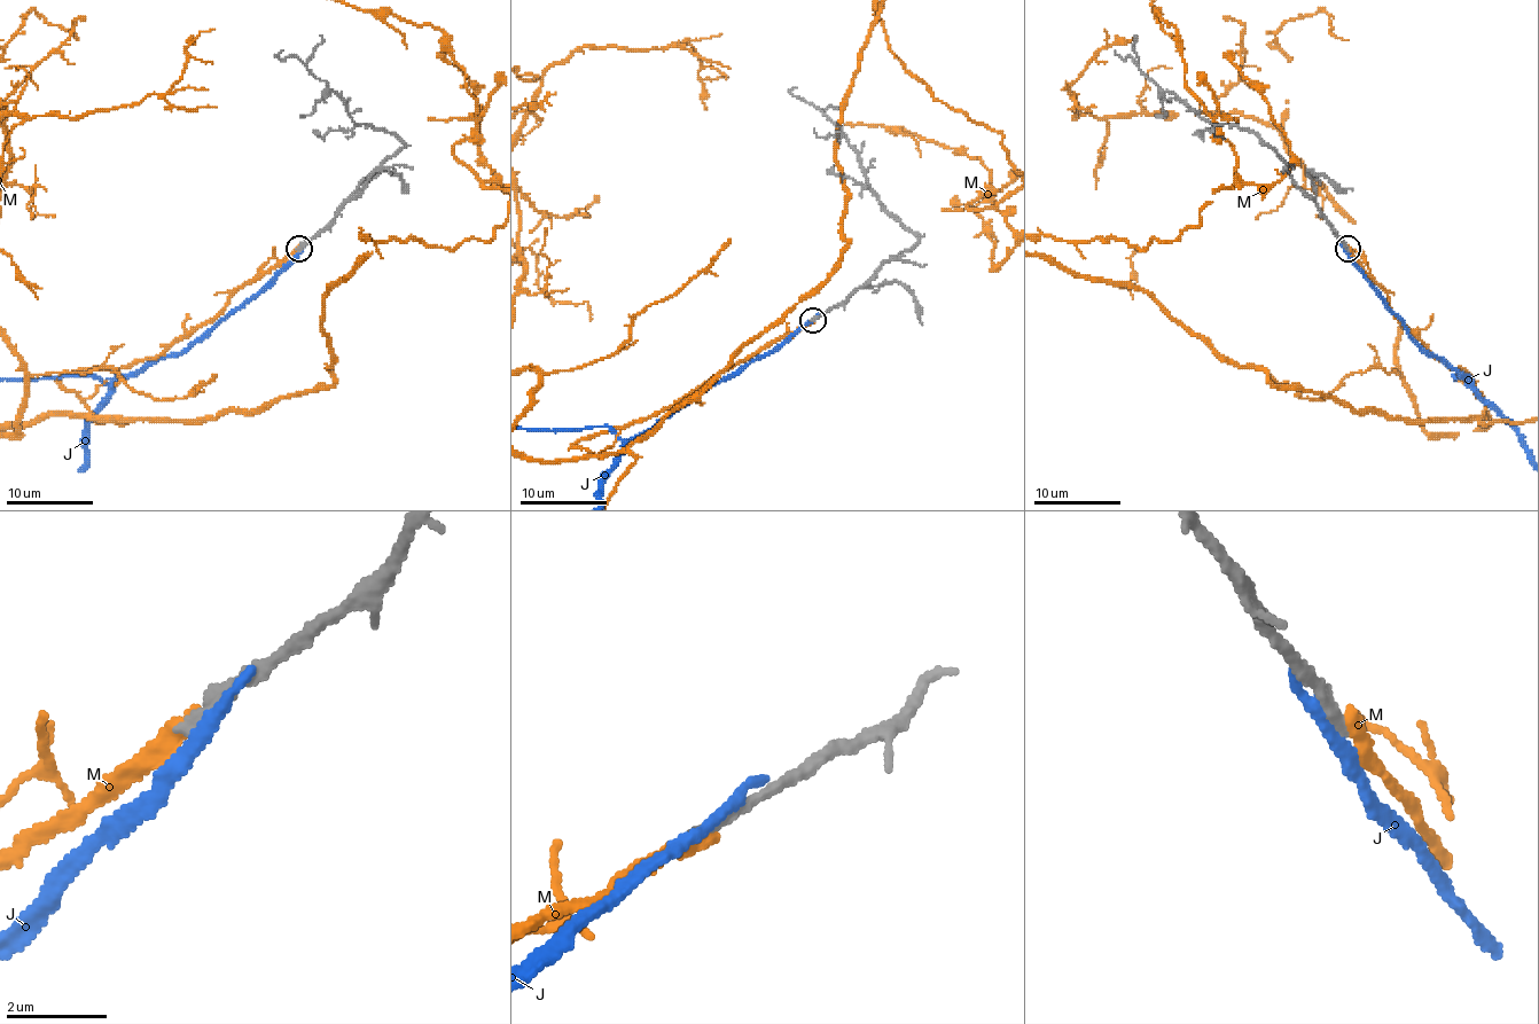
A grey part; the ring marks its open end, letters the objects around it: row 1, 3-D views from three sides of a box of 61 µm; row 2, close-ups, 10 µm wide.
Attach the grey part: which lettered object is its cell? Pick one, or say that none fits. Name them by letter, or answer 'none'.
M

